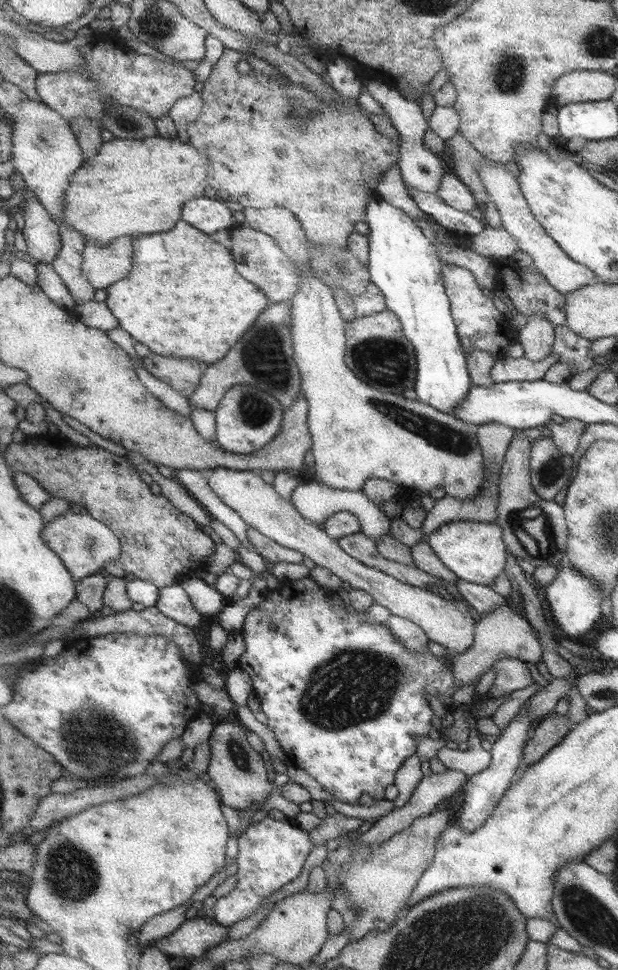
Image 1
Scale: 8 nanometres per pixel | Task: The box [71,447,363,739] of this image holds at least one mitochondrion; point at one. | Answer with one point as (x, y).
(91, 543)

